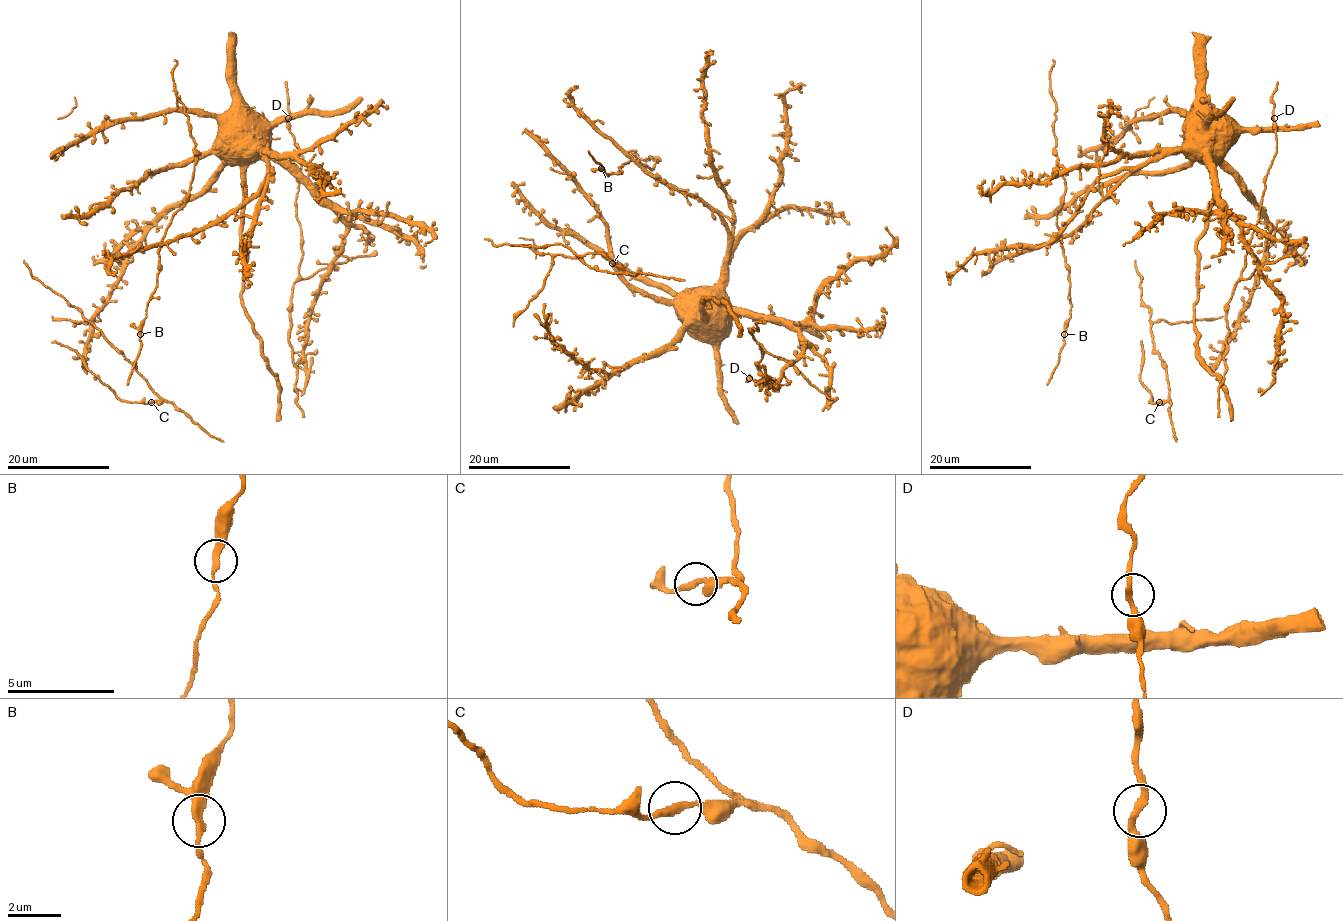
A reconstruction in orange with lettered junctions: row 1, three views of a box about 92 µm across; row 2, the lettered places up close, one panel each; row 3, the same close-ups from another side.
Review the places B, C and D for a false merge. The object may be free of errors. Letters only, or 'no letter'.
no letter

